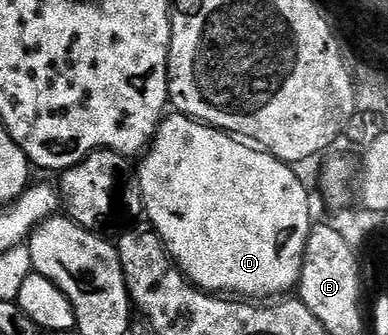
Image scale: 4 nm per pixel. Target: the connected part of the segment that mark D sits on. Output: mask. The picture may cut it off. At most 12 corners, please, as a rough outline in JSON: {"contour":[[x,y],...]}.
{"contour":[[185,114],[141,155],[187,280],[274,300],[312,227],[293,165]]}

